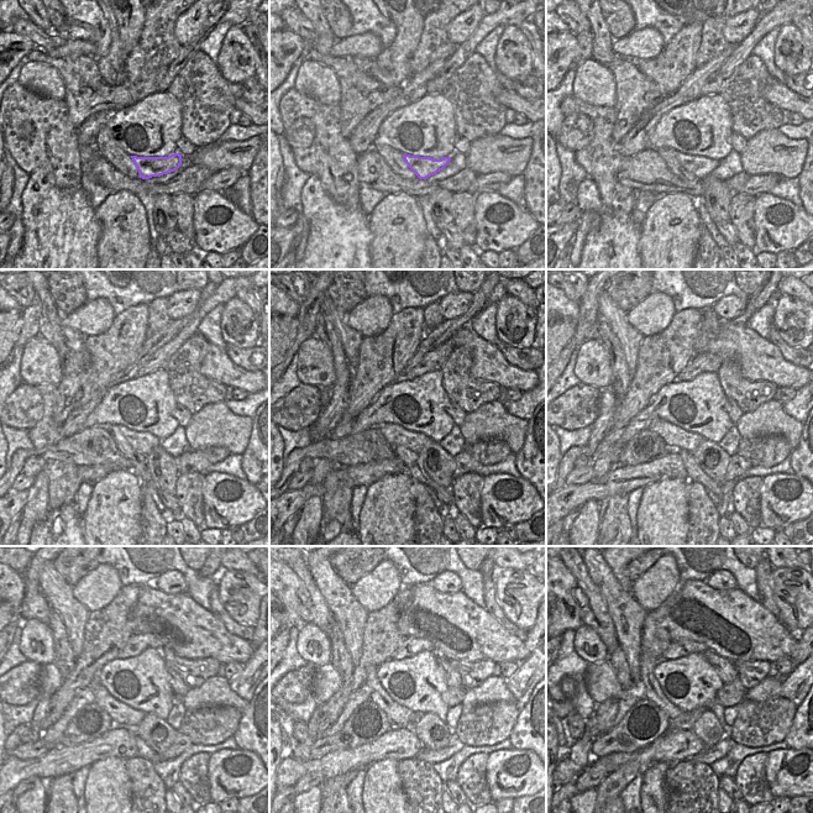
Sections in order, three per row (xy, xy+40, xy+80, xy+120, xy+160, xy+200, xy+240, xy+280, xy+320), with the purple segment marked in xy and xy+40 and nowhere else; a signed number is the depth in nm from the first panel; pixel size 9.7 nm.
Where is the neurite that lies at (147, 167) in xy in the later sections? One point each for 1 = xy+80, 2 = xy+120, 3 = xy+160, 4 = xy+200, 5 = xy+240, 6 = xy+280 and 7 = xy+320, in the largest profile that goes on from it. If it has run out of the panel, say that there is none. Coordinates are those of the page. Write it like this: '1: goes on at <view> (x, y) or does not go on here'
1: goes on at xy+80 (699, 166)
2: goes on at xy+120 (143, 442)
3: goes on at xy+160 (395, 435)
4: goes on at xy+200 (675, 438)
5: goes on at xy+240 (122, 716)
6: goes on at xy+280 (400, 717)
7: goes on at xy+320 (652, 691)

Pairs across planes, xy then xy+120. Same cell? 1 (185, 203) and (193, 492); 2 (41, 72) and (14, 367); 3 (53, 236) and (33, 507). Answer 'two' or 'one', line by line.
1: one
2: two
3: two

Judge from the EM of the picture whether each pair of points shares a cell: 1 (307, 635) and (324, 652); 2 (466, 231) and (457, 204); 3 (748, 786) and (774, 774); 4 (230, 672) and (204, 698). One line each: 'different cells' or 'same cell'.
1: same cell
2: same cell
3: different cells
4: different cells

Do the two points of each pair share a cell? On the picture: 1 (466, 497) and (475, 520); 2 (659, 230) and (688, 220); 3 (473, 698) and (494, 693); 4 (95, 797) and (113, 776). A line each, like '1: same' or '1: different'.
1: same
2: same
3: same
4: same

